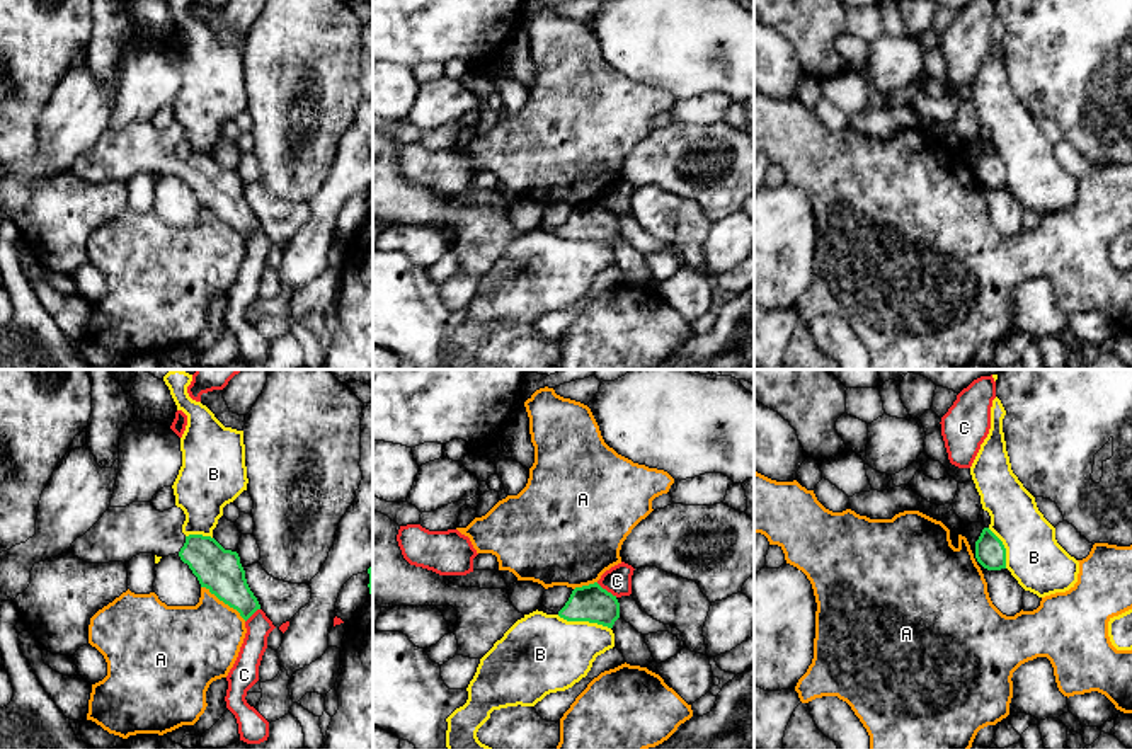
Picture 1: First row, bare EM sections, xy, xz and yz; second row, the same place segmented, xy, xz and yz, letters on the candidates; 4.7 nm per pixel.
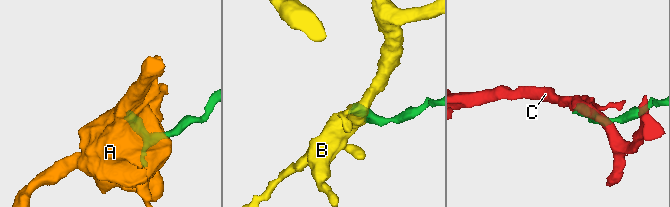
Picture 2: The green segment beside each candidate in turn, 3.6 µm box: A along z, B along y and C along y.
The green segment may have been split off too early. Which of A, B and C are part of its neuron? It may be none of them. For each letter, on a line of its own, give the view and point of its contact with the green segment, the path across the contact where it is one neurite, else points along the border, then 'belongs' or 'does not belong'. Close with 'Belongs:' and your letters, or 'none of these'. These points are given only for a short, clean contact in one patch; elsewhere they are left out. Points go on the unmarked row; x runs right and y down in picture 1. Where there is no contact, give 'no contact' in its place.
A: meets green in xy at (223, 220); border along xy (201, 205), (245, 239); does not belong
B: meets green in xz at (584, 239); border along xz (557, 234), (567, 239), (596, 240), (610, 247); does not belong
C: meets green in xz at (605, 208); does not belong
Belongs: none of these

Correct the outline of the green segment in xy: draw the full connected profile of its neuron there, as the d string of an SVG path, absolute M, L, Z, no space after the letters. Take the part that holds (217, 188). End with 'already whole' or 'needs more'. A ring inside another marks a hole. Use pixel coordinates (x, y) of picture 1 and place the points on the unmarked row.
M152 121L109 126L80 157L70 172L87 182L129 180L140 172L179 174L220 220L247 240L260 223L250 209L237 170L225 169L214 157L182 152L186 133L180 126L157 129Z | needs more

